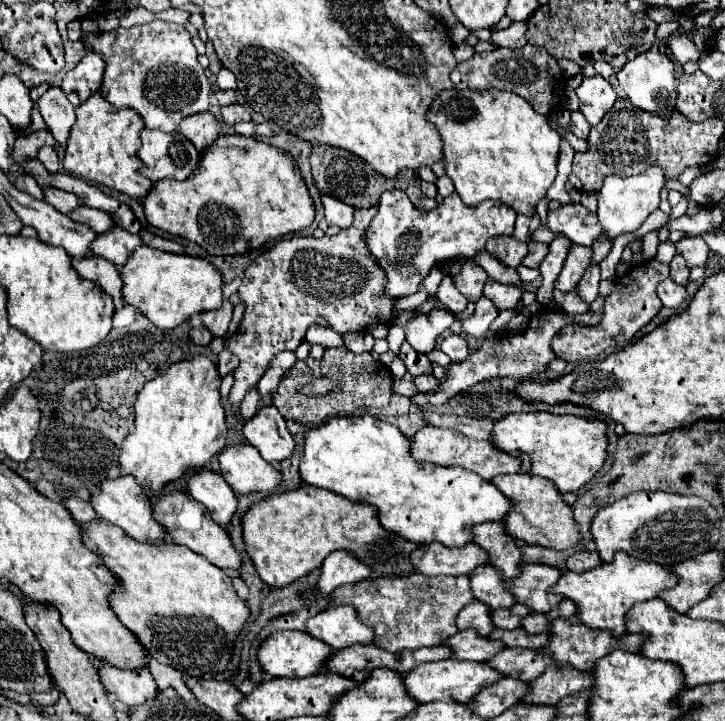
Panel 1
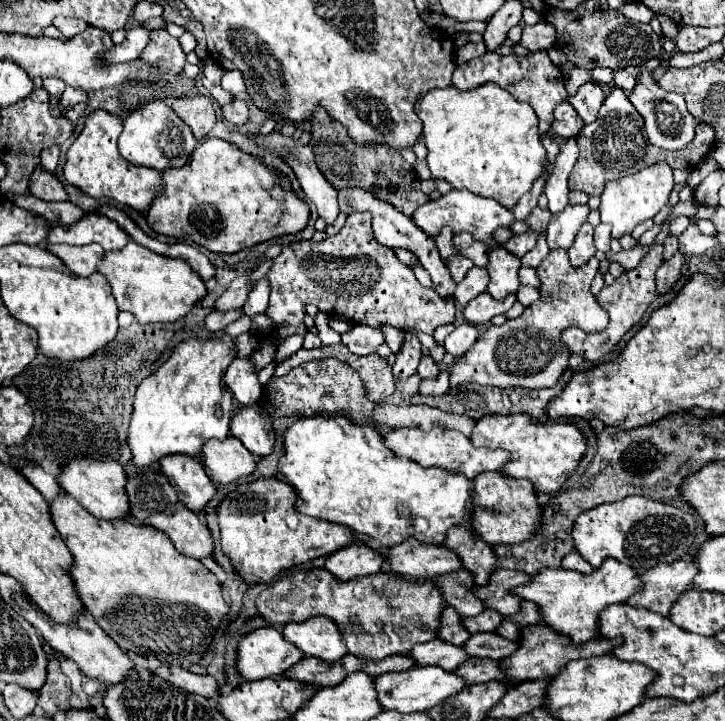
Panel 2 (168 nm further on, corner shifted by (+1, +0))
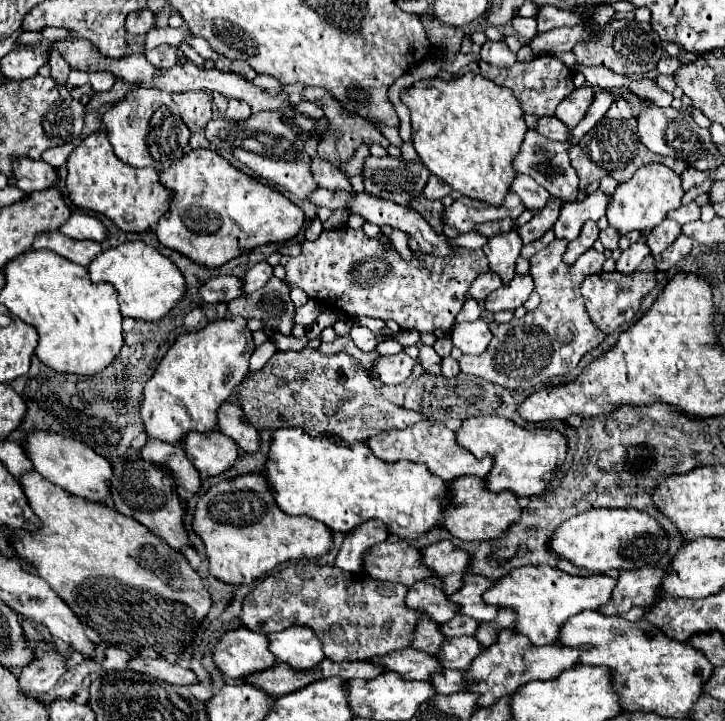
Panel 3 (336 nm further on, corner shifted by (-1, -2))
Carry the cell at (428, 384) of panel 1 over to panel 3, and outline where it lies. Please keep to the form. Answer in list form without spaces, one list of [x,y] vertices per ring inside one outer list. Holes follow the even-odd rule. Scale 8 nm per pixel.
[[[422,344],[422,346],[420,346],[420,356],[418,356],[418,360],[420,360],[420,364],[424,366],[426,372],[430,372],[430,374],[440,374],[440,360],[442,360],[442,358],[436,354],[436,350],[434,350],[432,346]]]

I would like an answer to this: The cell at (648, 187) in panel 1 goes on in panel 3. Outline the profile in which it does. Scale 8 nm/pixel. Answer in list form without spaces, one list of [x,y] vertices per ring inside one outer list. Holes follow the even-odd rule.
[[[646,164],[642,166],[628,182],[620,184],[616,192],[612,194],[612,202],[608,206],[606,218],[612,228],[616,228],[620,234],[628,234],[630,230],[650,230],[658,226],[666,214],[680,206],[680,200],[684,196],[680,176],[674,174],[668,166],[662,164]]]

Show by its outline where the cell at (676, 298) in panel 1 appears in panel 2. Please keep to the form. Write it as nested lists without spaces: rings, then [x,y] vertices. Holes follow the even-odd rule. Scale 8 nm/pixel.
[[[676,252],[670,260],[666,260],[658,272],[656,272],[656,286],[658,286],[658,294],[666,296],[674,290],[674,286],[678,284],[680,276],[682,276],[682,266],[684,266],[684,256],[680,252]]]

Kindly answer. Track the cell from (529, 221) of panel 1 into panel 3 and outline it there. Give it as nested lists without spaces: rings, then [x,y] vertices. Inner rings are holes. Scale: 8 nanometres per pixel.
[[[516,176],[510,190],[522,198],[522,202],[526,204],[528,210],[544,208],[550,198],[550,194],[540,184],[536,184],[530,176]]]

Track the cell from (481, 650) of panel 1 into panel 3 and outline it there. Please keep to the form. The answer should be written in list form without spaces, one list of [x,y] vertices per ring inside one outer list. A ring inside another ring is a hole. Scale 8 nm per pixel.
[[[414,648],[394,650],[394,654],[386,654],[382,658],[372,658],[370,662],[382,666],[388,672],[396,672],[406,680],[430,680],[432,674],[442,670],[438,660],[430,654],[418,652]]]

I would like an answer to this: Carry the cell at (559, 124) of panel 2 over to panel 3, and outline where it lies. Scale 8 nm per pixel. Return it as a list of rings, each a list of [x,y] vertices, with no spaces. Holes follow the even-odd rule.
[[[538,118],[536,122],[536,132],[550,138],[550,140],[558,140],[558,142],[566,142],[568,136],[568,128],[556,118]]]

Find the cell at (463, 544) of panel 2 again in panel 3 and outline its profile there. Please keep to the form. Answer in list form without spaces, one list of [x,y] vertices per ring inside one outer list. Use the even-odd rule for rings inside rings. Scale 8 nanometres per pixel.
[[[442,540],[426,546],[422,552],[422,564],[442,580],[442,590],[452,596],[462,586],[462,576],[468,572],[470,556],[456,548],[450,540]]]

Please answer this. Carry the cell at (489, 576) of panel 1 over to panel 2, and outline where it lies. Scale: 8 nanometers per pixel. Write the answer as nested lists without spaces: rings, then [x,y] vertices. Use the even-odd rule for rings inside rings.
[[[460,568],[456,572],[440,576],[436,582],[442,586],[448,604],[454,606],[462,618],[476,616],[484,610],[484,604],[480,604],[480,600],[472,596],[472,588],[476,588],[476,584],[472,582],[472,572]]]

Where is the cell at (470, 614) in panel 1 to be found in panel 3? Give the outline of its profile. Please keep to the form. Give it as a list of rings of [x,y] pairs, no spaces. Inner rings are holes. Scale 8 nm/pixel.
[[[422,616],[422,620],[418,620],[418,626],[414,630],[414,642],[410,646],[426,654],[438,654],[442,642],[444,642],[444,636],[438,630],[438,624],[428,616]]]

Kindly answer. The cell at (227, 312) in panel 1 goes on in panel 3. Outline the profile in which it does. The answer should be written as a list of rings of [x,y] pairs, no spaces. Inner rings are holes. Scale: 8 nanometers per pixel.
[[[260,262],[256,266],[252,266],[244,278],[244,294],[254,292],[256,288],[262,288],[268,280],[272,278],[272,266],[268,262]]]

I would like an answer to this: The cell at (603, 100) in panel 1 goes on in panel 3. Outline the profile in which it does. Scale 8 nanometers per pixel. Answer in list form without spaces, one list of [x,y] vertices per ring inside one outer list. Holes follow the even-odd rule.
[[[590,86],[576,88],[566,100],[562,100],[558,104],[558,110],[556,110],[554,116],[572,130],[588,112],[592,100],[594,100],[594,90]]]

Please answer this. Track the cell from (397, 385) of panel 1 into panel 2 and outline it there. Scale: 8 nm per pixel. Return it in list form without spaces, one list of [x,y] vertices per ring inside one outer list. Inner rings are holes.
[[[448,370],[440,372],[436,380],[422,380],[418,392],[422,396],[442,396],[448,390]]]

